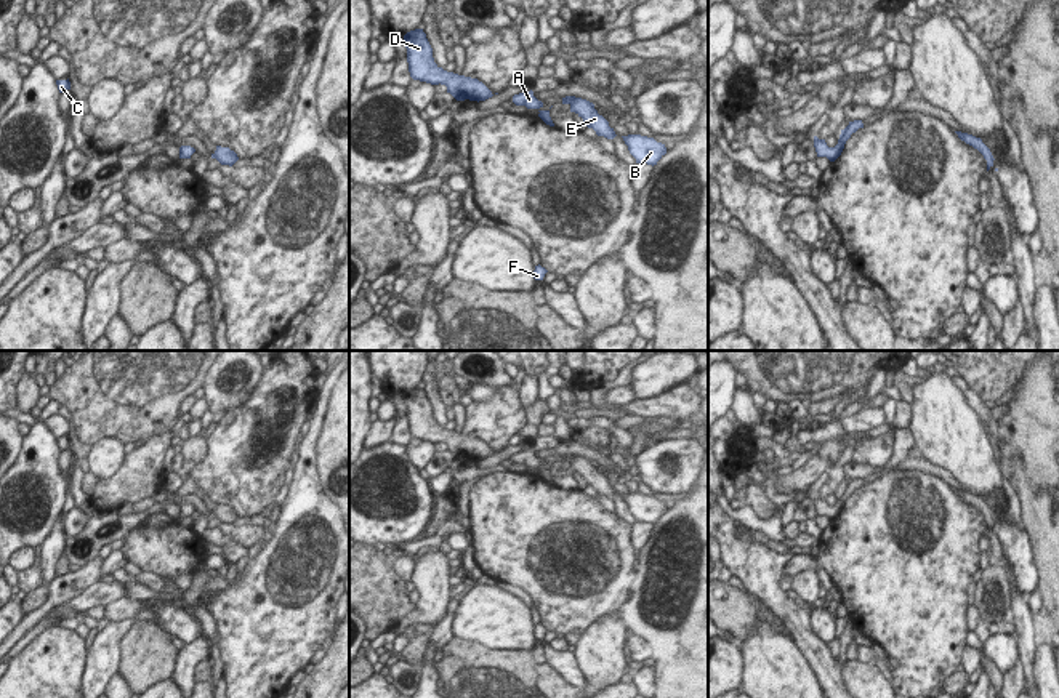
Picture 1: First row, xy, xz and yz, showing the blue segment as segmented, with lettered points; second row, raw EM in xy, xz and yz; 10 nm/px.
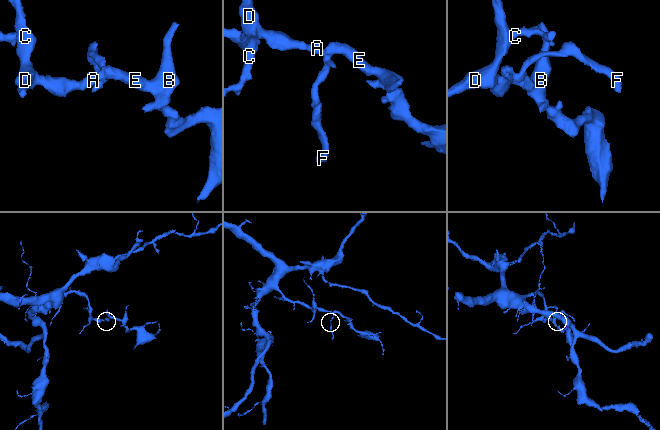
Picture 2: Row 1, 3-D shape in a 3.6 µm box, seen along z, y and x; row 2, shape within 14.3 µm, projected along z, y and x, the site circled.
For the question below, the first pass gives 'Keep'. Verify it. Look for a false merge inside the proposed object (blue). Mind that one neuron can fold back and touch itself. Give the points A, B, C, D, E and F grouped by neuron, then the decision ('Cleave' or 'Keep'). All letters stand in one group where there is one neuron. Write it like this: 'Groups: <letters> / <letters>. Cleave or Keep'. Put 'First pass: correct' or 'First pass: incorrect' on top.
First pass: correct
Groups: A B C D E F. Keep.

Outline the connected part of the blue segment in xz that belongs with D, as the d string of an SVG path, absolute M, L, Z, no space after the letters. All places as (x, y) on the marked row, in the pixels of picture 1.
M423 29L410 30L404 35L407 48L409 72L413 80L431 85L445 85L457 101L485 101L493 93L477 78L447 72L434 62L433 48Z

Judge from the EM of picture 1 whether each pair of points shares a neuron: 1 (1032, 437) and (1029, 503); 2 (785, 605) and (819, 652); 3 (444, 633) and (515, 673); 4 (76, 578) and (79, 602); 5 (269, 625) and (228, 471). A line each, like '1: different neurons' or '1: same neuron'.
1: different neurons
2: same neuron
3: different neurons
4: different neurons
5: different neurons

